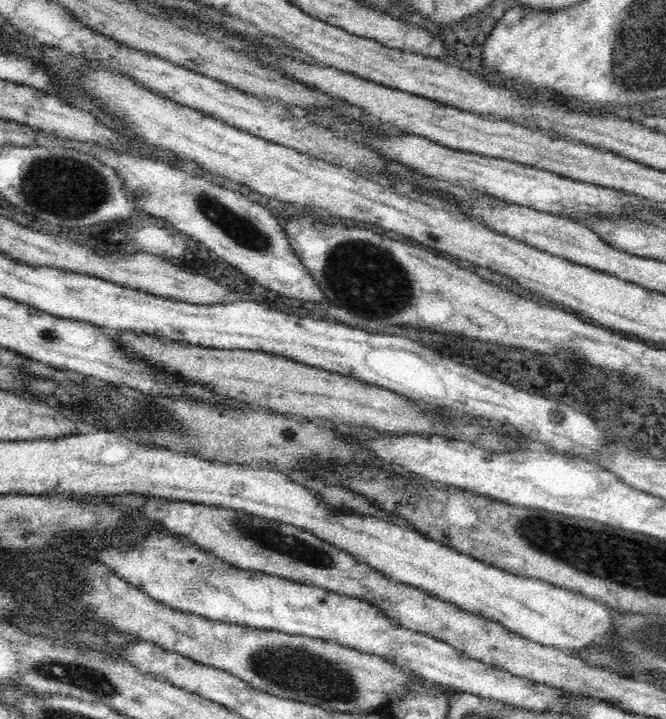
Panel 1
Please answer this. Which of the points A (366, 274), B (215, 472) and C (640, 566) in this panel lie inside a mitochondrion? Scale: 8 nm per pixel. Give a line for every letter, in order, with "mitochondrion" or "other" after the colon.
A: mitochondrion
B: other
C: mitochondrion

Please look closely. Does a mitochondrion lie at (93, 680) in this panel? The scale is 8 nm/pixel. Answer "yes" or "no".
yes

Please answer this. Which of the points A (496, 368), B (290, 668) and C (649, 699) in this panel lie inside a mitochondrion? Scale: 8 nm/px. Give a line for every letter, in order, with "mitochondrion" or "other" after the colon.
A: other
B: mitochondrion
C: other

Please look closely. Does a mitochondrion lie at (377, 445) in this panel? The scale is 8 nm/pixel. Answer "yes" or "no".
no

